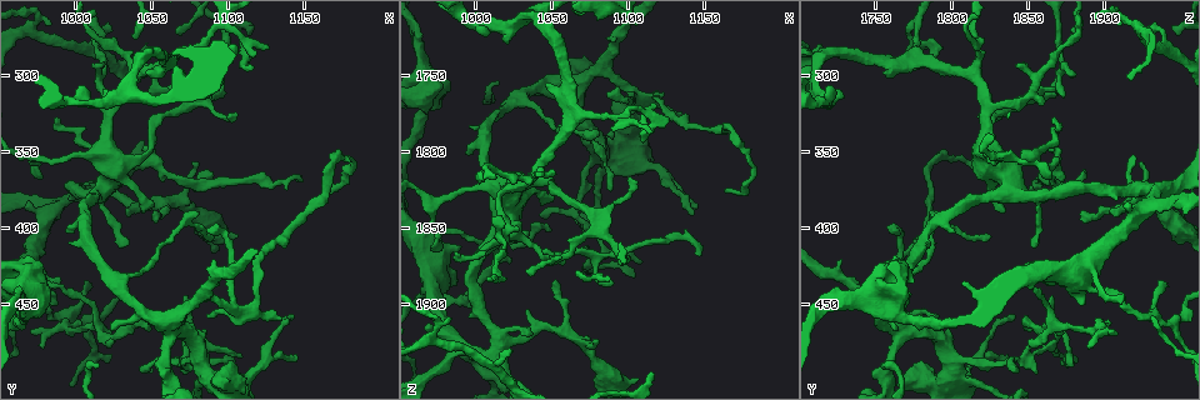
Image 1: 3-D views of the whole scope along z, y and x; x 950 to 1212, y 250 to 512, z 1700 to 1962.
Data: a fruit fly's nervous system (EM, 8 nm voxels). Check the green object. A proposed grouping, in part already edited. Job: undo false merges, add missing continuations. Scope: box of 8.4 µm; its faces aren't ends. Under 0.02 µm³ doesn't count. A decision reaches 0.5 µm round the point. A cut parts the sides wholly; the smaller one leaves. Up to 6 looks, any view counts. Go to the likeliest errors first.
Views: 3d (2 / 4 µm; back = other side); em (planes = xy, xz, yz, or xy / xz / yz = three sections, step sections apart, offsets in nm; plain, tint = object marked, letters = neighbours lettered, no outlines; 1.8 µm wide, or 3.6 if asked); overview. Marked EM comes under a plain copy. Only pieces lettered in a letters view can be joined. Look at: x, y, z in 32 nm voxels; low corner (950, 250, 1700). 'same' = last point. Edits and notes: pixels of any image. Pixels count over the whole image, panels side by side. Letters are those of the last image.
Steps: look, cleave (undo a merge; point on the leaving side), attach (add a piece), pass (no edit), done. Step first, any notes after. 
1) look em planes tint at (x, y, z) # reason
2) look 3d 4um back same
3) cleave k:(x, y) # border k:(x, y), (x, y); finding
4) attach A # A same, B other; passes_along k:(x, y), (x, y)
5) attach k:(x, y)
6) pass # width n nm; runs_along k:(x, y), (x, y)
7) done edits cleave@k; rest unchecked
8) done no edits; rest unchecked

look em yz step 16 tint at (1084, 490, 1796) # thin arm on a thick one

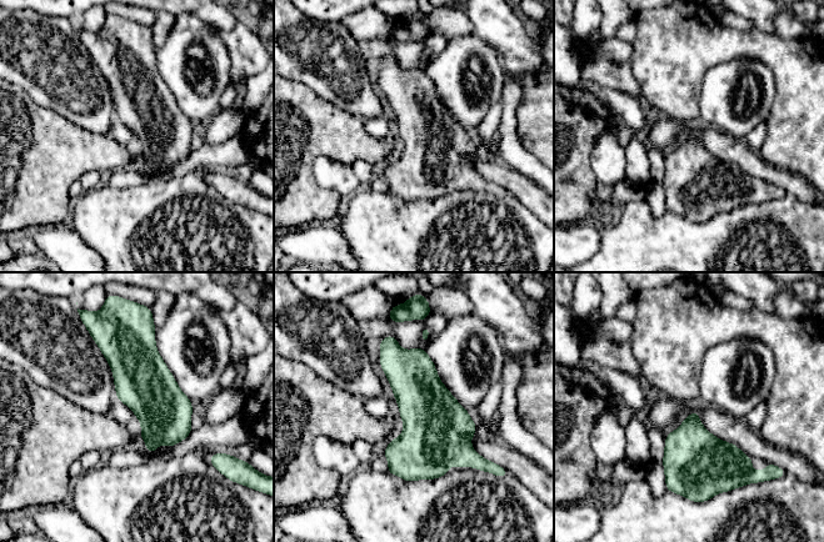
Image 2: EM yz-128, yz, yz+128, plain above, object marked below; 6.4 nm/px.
look em planes tint same

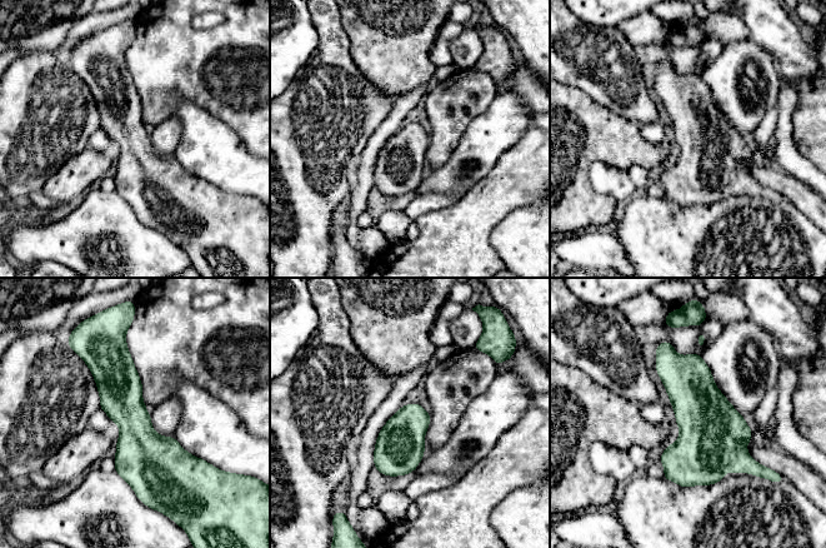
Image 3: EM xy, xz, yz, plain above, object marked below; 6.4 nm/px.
look em planes letters same # what lies round it

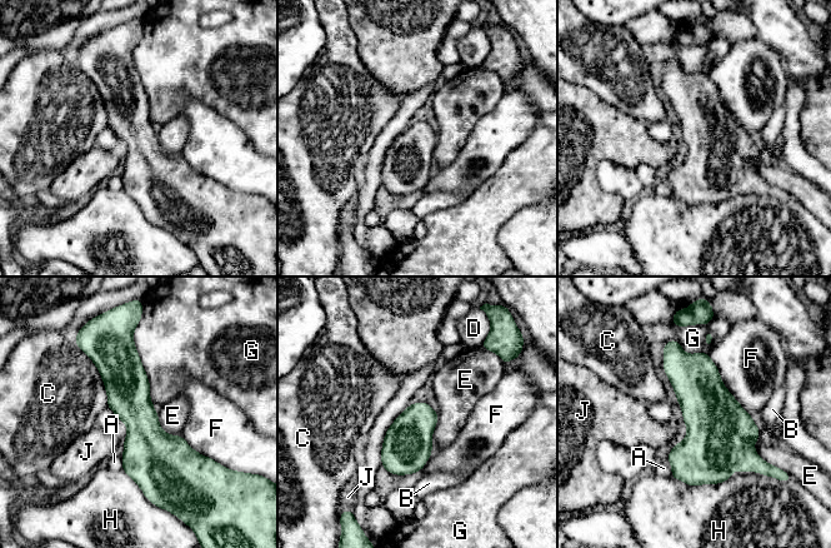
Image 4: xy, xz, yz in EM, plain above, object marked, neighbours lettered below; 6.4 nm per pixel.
pass # width 280 nm; A other, B other, C other, D other, E other, F other, G other, H other, J other; runs_along 4:(124, 343), (151, 491); one neuron here

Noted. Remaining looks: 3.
look 3d 4um at (1024, 268, 1930) # thin end

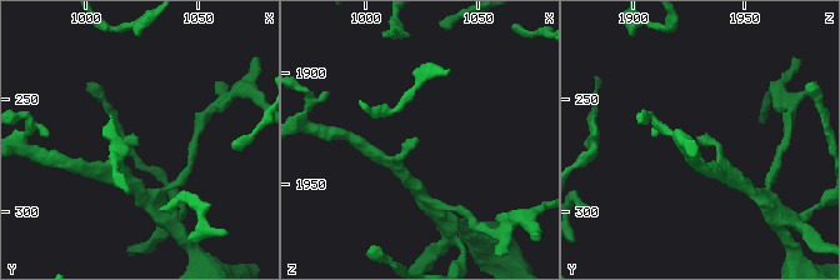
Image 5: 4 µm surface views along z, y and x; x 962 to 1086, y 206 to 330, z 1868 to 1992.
look em planes tint at (1024, 266, 1930) # shape alone is not enough

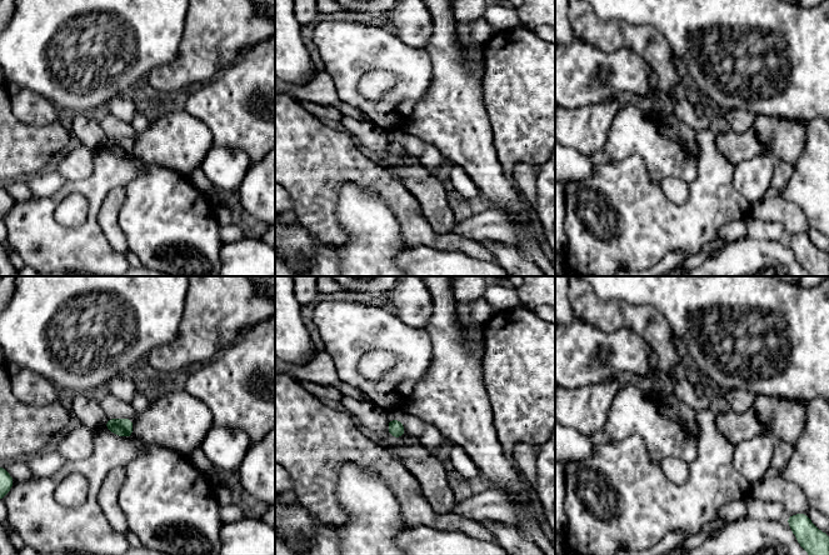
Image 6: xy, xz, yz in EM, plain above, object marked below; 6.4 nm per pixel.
look em planes letters same

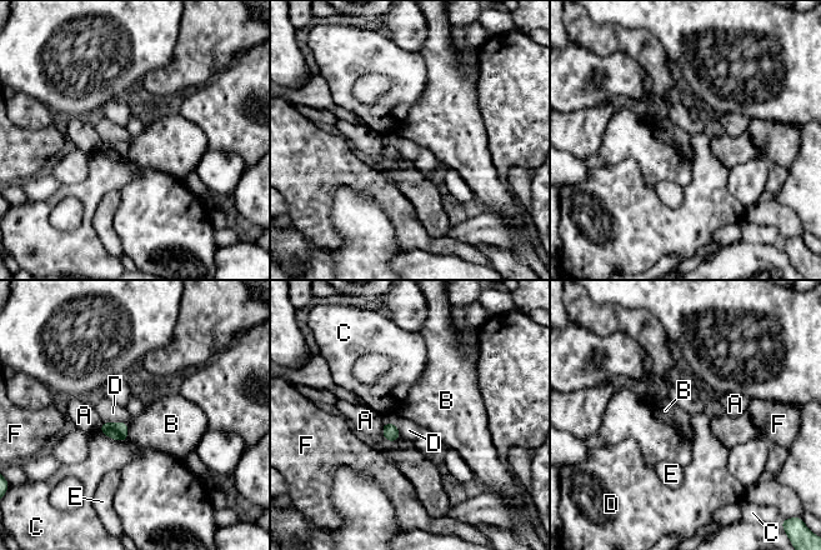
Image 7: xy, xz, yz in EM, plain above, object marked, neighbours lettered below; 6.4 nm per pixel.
pass # longest_contact C 200 nm; A other, B other, C other, D other, E other, F other; border 7:(129, 425), (128, 439); no lettered piece goes on from it

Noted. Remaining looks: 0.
done no edits; rest unchecked

